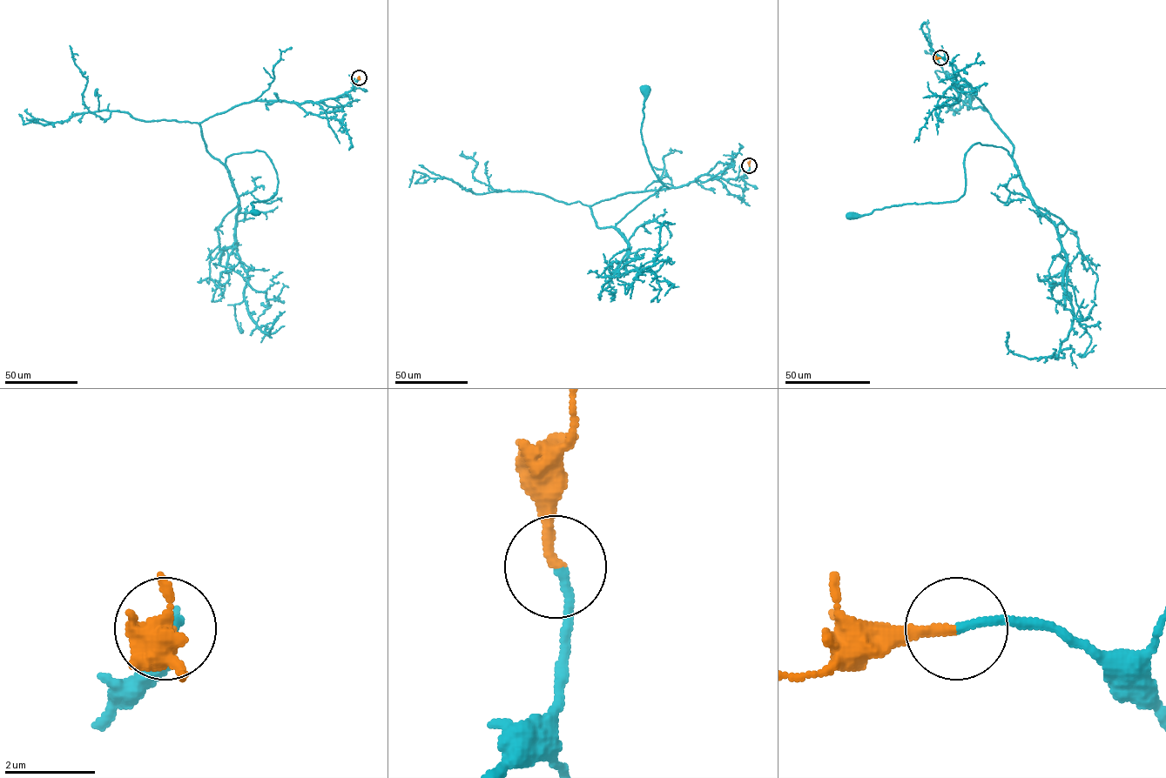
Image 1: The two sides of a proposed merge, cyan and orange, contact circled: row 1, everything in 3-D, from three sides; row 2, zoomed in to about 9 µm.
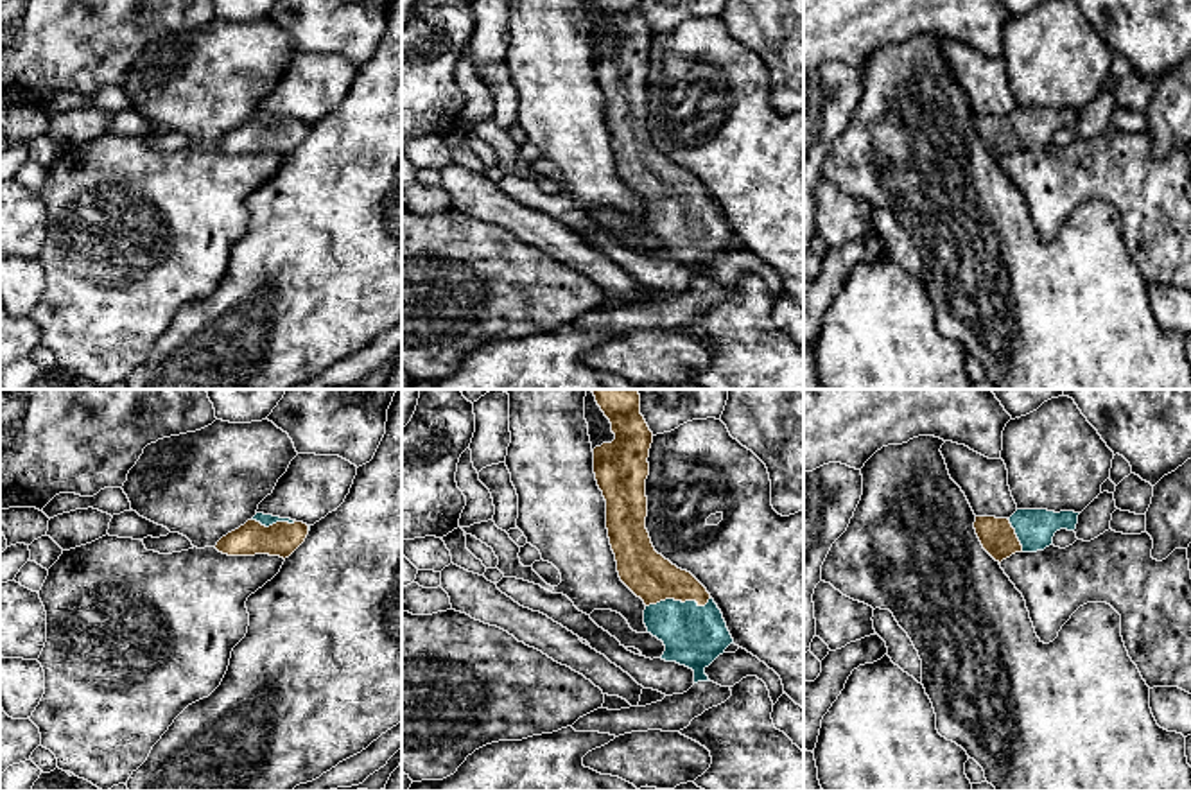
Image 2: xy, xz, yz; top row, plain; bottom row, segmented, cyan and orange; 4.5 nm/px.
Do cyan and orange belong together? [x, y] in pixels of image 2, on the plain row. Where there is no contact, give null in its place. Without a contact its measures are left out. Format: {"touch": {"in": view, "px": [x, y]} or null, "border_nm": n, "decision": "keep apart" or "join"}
{"touch": {"in": "xz", "px": [678, 199]}, "border_nm": 300, "decision": "join"}

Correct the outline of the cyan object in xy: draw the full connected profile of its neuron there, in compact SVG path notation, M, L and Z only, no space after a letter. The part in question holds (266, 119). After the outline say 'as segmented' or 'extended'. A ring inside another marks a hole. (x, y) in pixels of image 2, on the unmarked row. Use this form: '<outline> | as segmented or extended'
M256 111L222 135L215 147L228 154L269 152L285 158L305 140L309 129L310 124L303 120Z | extended

